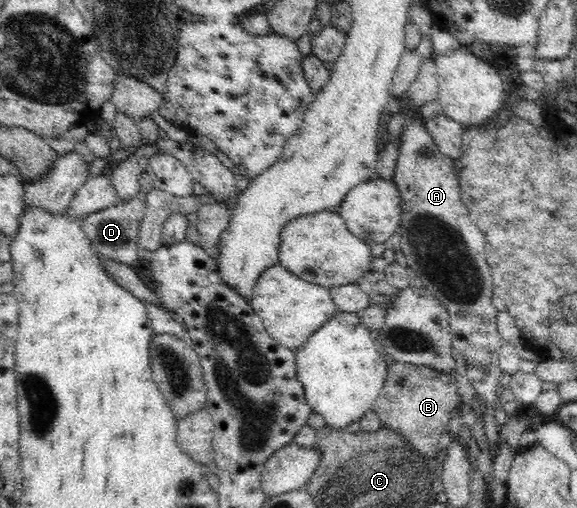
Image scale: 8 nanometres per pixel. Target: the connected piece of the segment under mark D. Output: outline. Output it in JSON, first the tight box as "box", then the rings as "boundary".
{"box":[82,195,145,265],"boundary":[[[140,195],[130,198],[127,201],[118,201],[118,204],[109,206],[104,210],[87,214],[82,222],[85,236],[91,241],[96,252],[108,259],[118,262],[135,265],[138,263],[141,253],[138,252],[138,228],[144,218],[145,201]]]}

